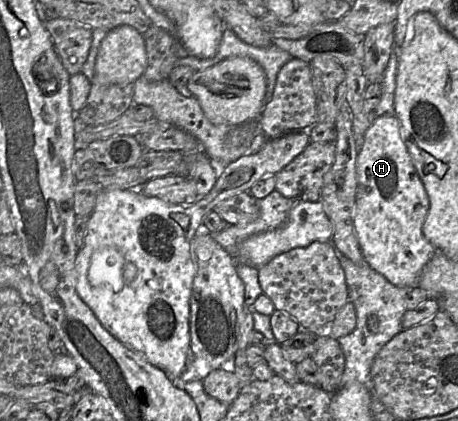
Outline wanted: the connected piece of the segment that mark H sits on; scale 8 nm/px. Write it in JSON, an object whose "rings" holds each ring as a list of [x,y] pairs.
{"rings":[[[374,111],[374,121],[366,131],[357,157],[354,225],[367,264],[396,286],[417,286],[423,268],[435,254],[436,248],[423,235],[423,224],[428,210],[429,197],[403,142],[399,119],[394,113],[375,116]]]}

